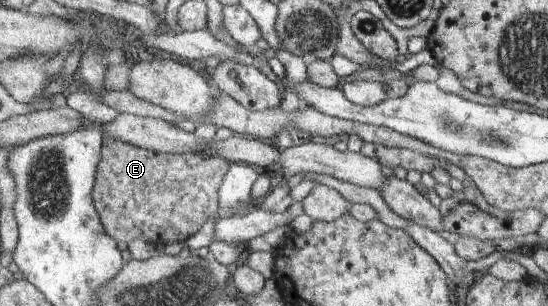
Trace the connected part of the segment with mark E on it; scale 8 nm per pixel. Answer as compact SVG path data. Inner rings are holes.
M110 135L104 136L104 141L102 145L101 161L97 164L97 184L93 190L93 197L95 200L95 205L97 206L98 212L101 214L101 219L105 229L108 231L109 235L112 235L117 240L122 240L122 242L131 243L134 239L147 239L155 243L156 245L164 245L171 242L183 241L188 238L190 234L198 232L204 222L215 216L219 210L219 192L221 191L221 186L223 185L225 176L230 170L231 163L225 159L207 156L204 152L202 153L182 153L182 154L170 154L170 153L156 153L148 149L143 149L142 147L137 147L132 143L120 140L118 137L113 137Z

